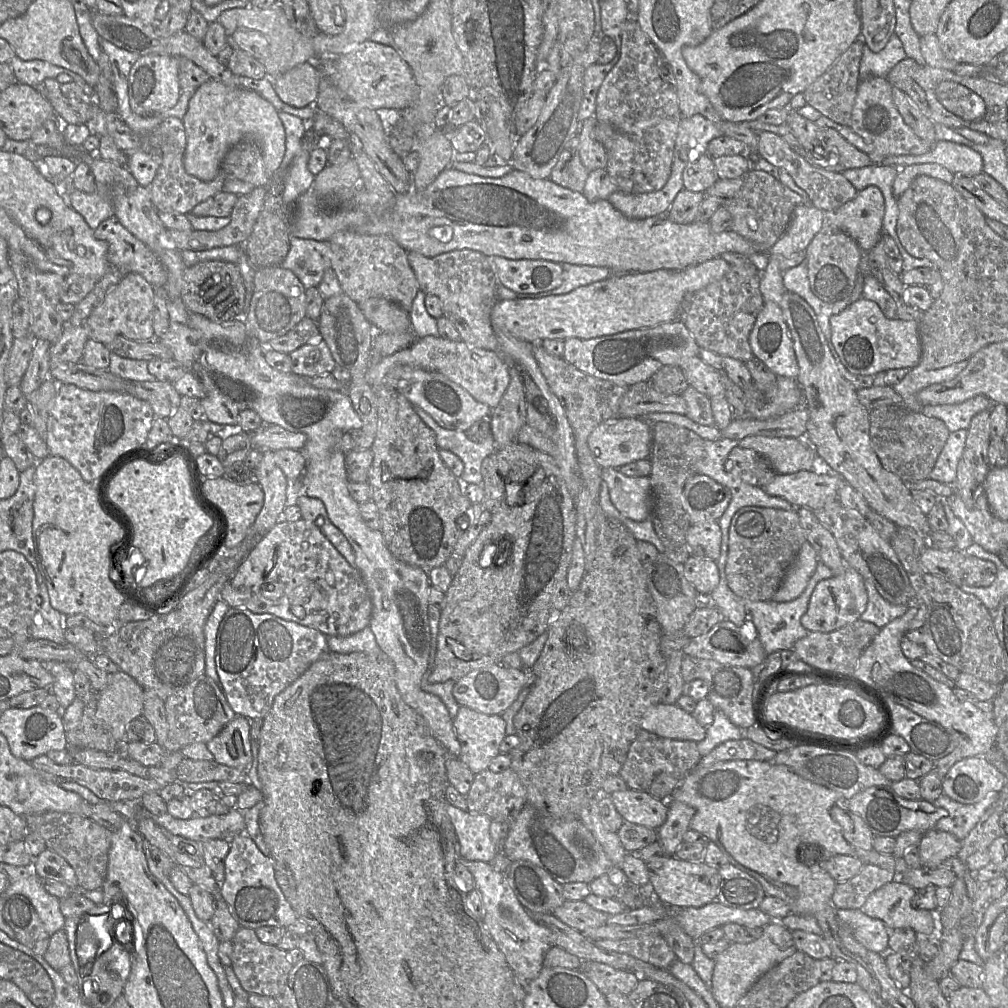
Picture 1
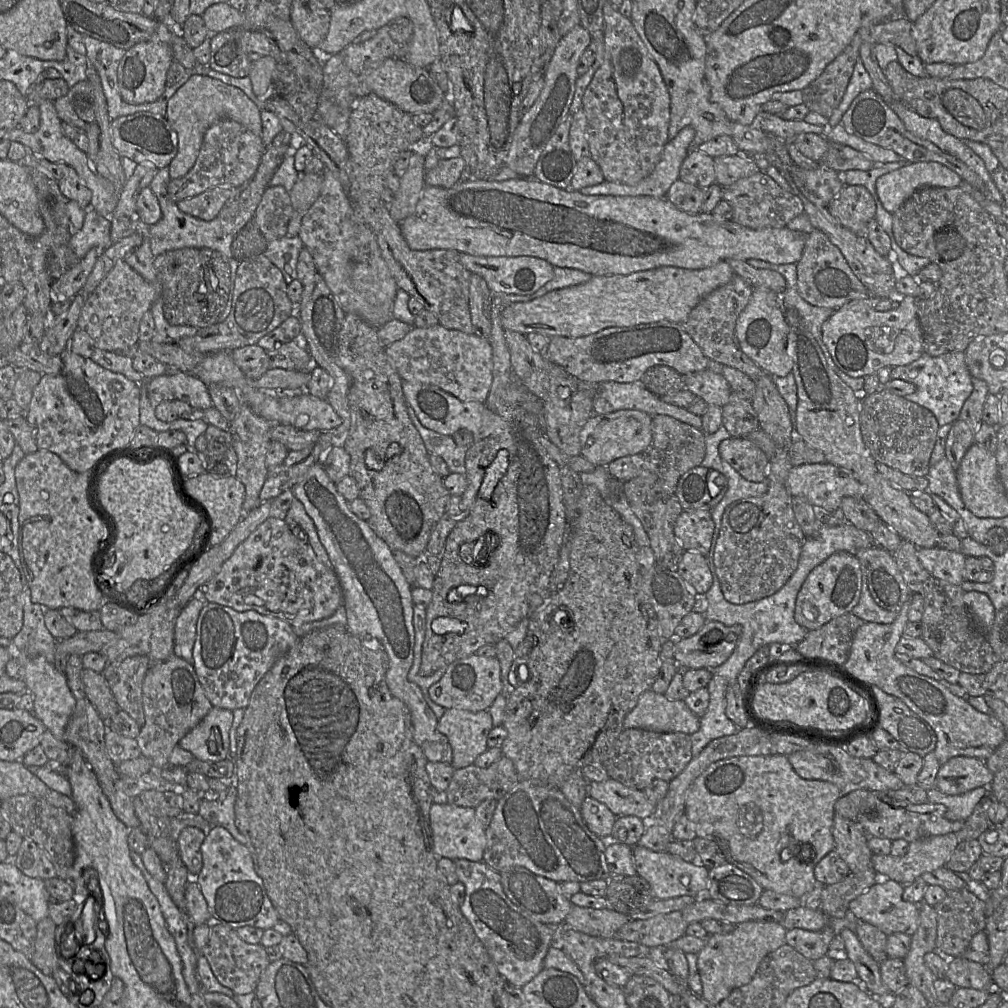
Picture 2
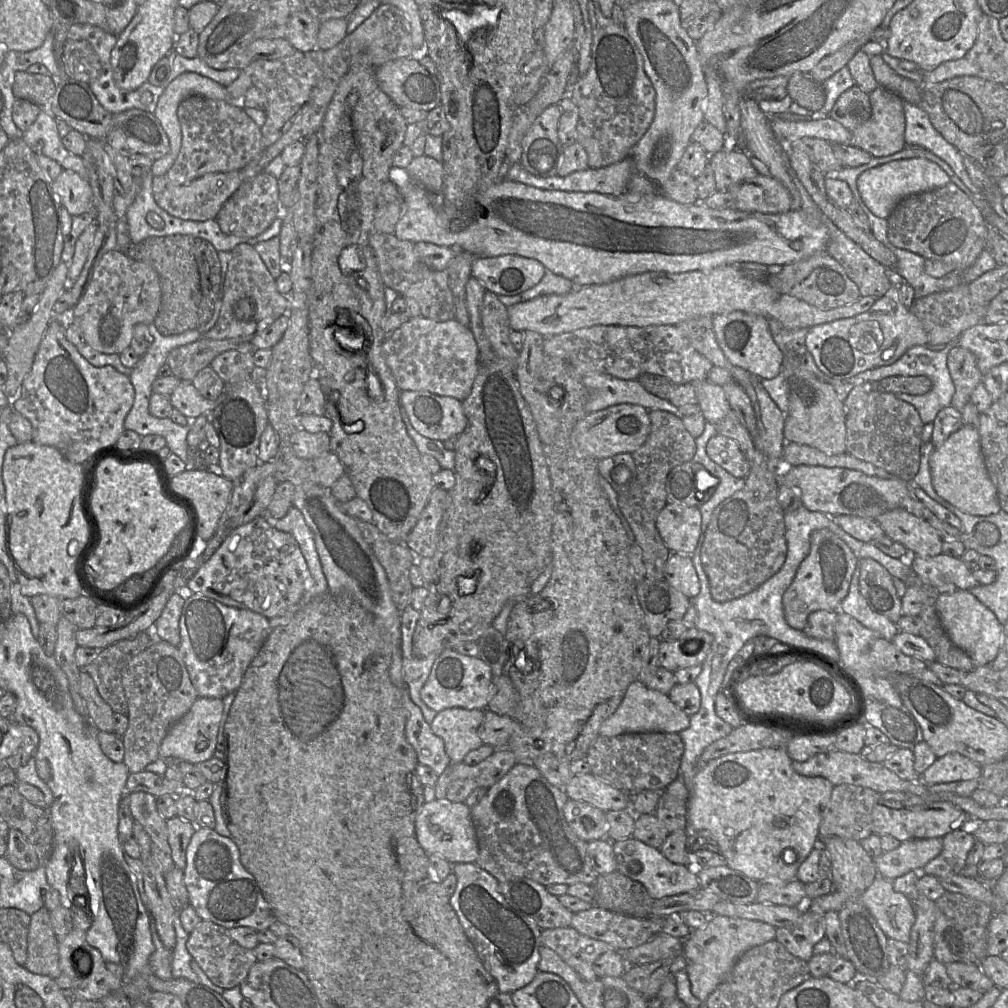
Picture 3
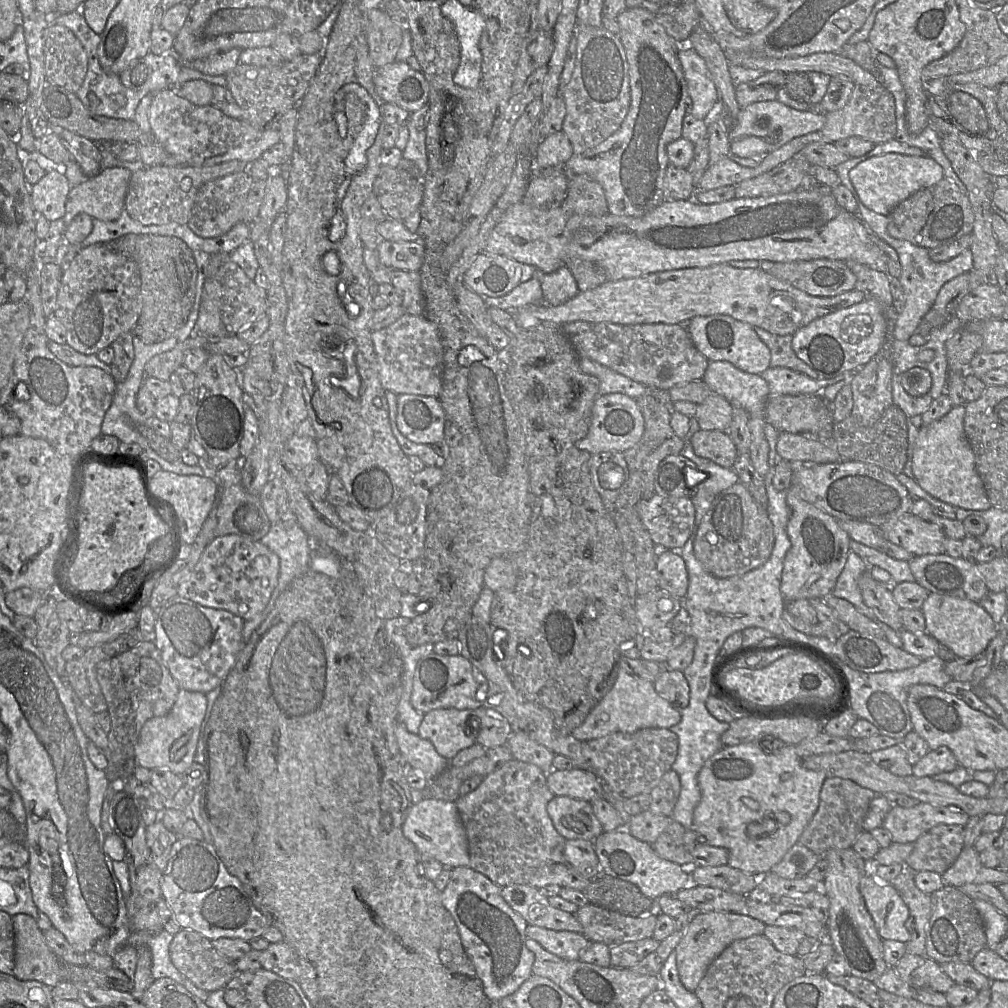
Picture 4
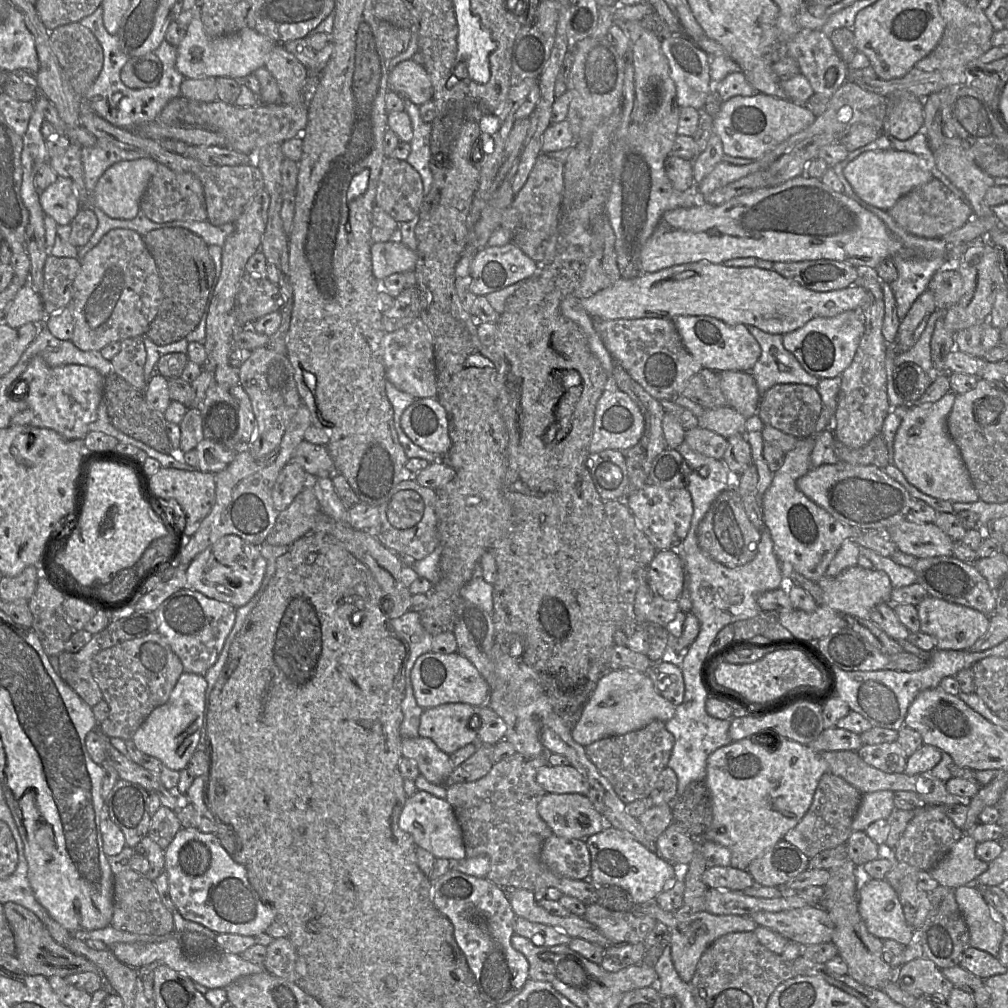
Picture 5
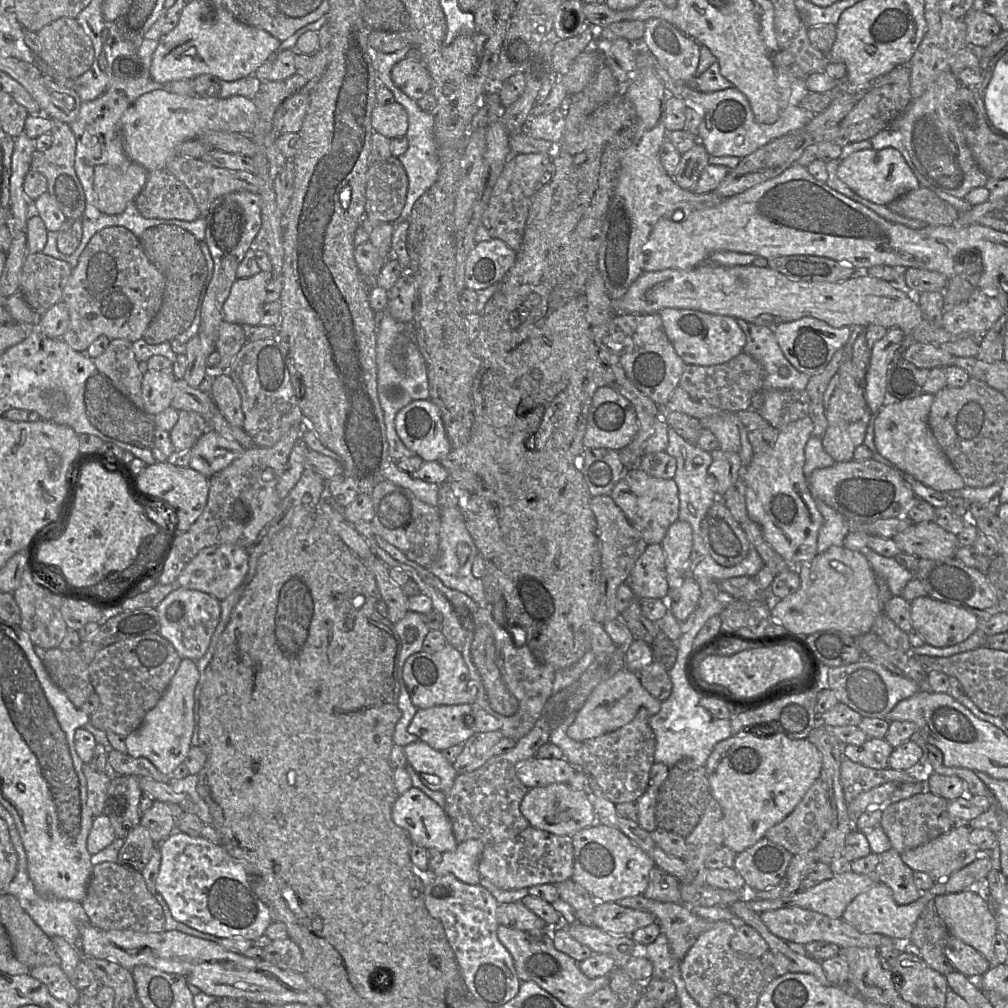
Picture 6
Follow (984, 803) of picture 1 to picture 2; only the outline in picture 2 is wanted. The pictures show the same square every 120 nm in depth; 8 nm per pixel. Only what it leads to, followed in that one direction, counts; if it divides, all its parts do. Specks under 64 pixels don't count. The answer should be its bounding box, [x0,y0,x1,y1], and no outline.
[927,787,990,821]

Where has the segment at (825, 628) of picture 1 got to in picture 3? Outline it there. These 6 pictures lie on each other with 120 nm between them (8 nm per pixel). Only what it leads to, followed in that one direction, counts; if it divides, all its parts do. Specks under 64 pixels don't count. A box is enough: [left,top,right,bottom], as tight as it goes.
[783,529,859,630]

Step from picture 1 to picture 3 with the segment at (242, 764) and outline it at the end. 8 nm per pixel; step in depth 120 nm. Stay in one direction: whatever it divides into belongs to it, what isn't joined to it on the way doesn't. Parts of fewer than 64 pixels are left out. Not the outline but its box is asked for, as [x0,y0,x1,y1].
[159,696,223,764]

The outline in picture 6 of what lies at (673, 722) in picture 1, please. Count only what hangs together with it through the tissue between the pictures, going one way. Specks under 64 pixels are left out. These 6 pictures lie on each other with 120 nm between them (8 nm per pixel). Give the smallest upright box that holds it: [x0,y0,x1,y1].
[567,668,661,742]

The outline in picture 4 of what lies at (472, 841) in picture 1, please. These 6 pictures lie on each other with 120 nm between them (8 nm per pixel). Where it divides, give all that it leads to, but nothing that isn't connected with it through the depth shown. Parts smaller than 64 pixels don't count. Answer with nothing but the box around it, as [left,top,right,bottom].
[402,796,469,867]

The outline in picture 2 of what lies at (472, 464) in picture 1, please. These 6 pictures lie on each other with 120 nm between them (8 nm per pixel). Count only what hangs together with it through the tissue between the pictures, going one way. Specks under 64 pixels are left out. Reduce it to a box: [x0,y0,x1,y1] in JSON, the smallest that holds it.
[407,405,467,474]

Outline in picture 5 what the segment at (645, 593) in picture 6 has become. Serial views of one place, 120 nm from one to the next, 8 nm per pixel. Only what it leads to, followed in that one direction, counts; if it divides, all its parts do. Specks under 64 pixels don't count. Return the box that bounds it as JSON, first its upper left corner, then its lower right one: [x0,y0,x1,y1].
[647,550,685,600]

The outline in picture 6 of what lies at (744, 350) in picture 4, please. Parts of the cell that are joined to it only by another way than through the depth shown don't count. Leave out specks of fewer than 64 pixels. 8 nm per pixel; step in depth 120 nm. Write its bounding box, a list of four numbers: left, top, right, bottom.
[658,308,746,365]

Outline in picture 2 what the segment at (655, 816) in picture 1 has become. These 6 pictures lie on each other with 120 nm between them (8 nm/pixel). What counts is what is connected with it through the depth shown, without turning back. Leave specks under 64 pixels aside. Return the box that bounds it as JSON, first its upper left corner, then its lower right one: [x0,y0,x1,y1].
[588,778,655,821]

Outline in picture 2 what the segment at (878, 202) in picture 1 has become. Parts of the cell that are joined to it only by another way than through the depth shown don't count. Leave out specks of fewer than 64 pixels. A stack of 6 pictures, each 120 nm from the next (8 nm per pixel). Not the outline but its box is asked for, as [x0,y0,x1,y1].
[828,185,876,236]

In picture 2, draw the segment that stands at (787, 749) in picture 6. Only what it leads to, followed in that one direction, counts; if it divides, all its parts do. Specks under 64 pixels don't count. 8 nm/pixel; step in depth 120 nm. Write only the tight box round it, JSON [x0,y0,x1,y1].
[685,755,841,899]

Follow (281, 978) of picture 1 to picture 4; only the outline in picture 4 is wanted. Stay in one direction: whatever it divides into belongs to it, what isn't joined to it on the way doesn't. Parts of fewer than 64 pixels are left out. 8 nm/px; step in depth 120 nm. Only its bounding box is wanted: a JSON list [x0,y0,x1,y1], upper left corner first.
[170,928,238,992]

